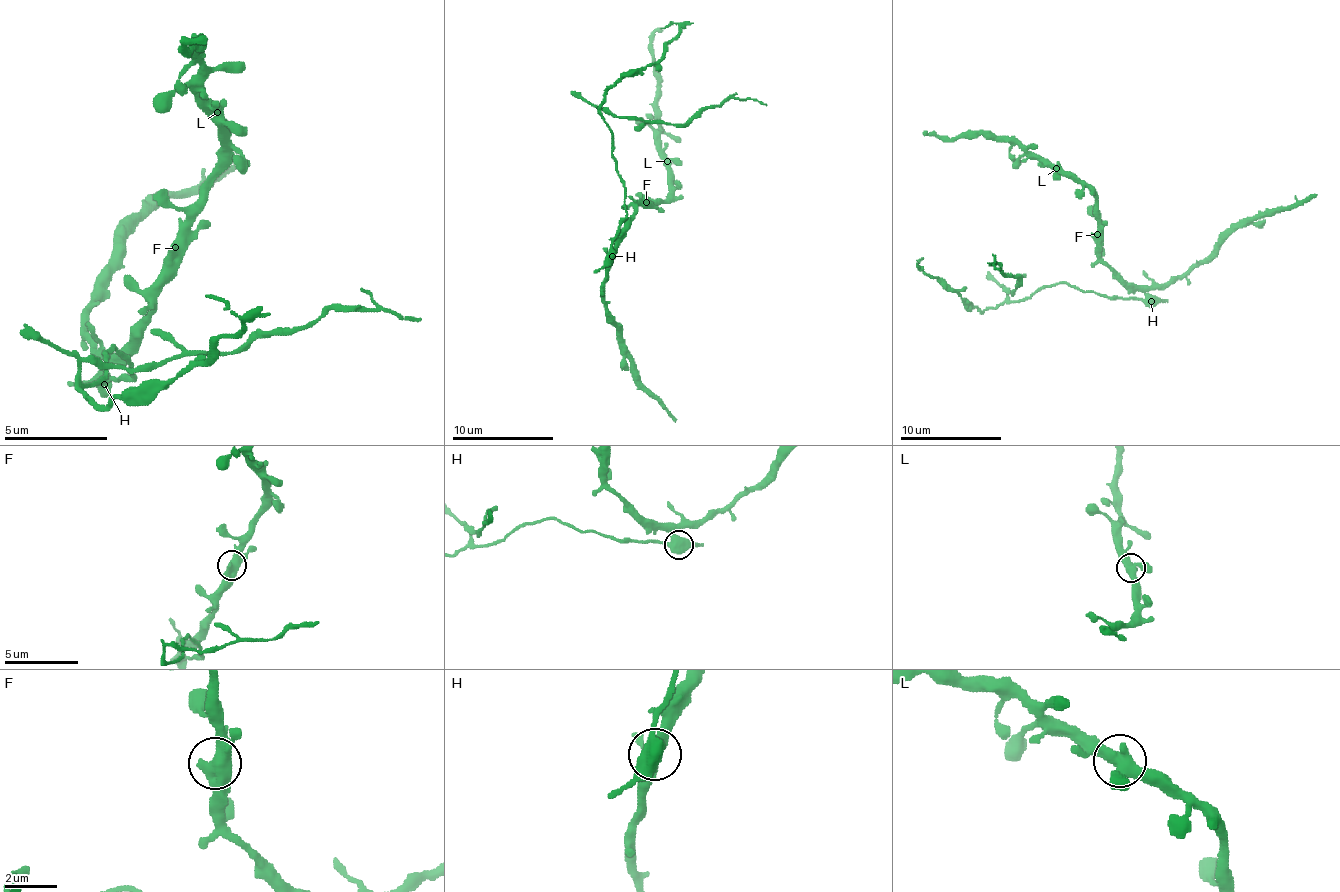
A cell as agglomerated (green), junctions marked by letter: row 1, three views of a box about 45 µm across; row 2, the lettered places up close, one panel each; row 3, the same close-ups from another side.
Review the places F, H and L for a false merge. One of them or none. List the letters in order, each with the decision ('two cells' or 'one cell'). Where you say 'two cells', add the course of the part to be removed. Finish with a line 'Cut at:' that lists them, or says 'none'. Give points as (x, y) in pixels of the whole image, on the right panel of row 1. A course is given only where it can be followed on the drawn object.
F: one cell
H: two cells; foreign part runs (1150, 300), (1056, 282), (1021, 300), (1008, 297), (1006, 290), (1018, 280), (1001, 270)
L: one cell
Cut at: H

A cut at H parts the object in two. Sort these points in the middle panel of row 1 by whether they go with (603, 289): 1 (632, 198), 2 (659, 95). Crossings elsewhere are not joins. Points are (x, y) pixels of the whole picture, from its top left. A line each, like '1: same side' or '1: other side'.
1: same side
2: same side

